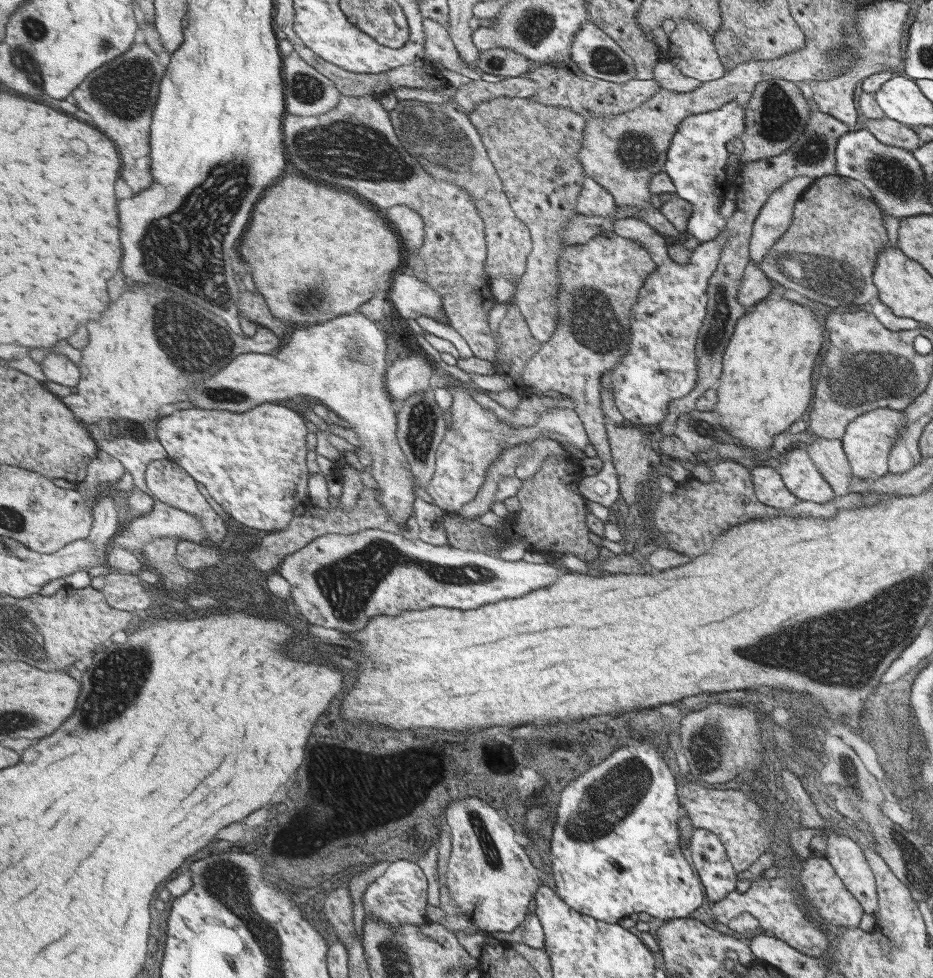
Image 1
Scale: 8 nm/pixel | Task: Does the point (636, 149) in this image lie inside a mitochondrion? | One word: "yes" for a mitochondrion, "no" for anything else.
yes

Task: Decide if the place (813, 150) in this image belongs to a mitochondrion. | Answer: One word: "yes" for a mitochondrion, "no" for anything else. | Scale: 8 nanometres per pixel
yes

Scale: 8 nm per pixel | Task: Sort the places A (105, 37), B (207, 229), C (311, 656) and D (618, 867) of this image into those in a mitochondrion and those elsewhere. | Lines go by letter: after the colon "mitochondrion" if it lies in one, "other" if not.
A: mitochondrion
B: mitochondrion
C: other
D: other

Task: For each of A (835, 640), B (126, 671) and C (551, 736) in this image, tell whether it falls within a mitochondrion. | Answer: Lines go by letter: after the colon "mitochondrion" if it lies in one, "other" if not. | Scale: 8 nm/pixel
A: mitochondrion
B: mitochondrion
C: other

